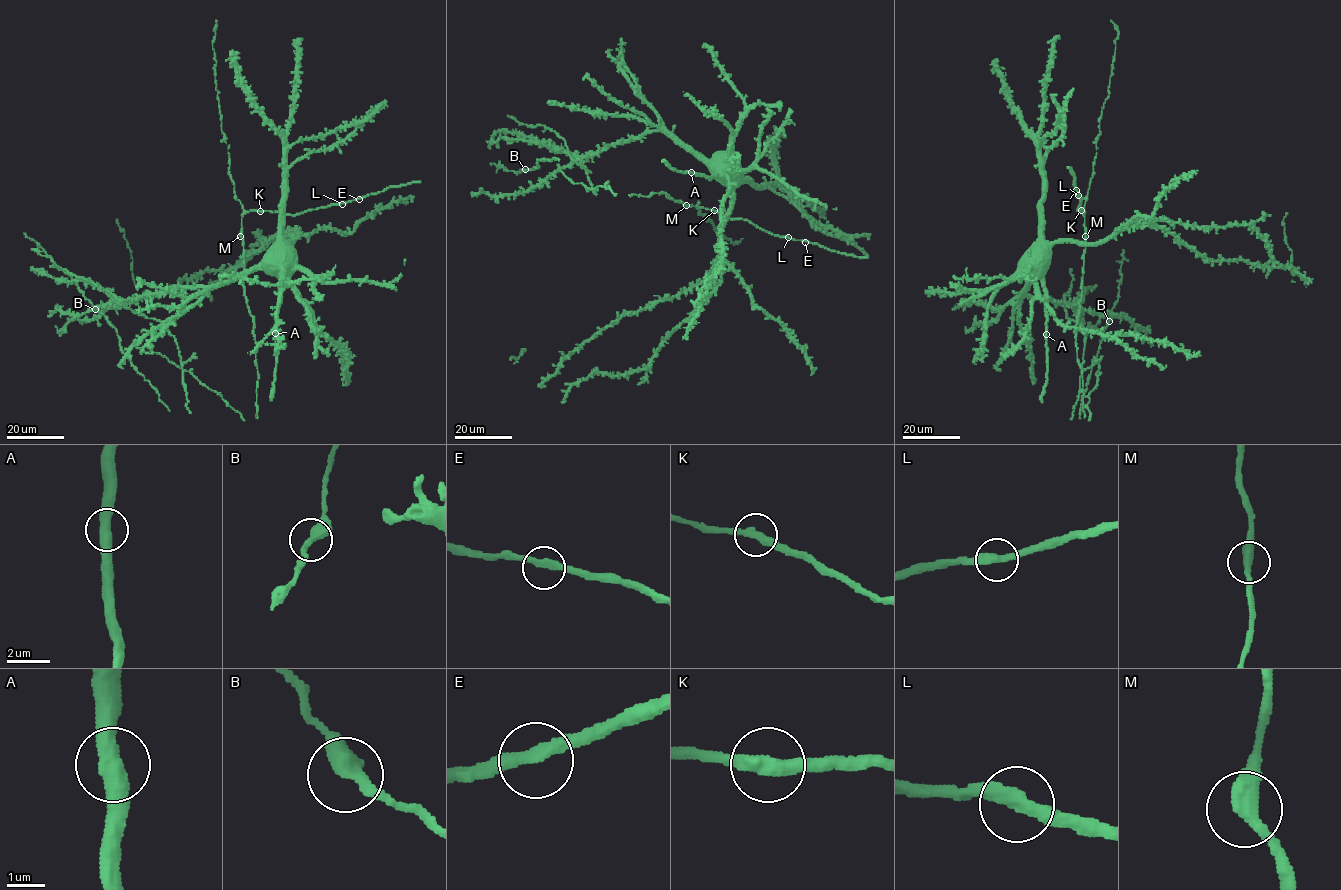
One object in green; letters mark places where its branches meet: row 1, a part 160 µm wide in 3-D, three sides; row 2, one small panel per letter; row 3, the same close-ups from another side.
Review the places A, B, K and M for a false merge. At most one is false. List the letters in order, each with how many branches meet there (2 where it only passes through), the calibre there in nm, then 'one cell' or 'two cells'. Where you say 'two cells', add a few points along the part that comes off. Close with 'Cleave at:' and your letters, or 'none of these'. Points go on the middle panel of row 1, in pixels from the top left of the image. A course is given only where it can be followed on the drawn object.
A: branches 2; calibre 480 nm; one cell
B: branches 2; calibre 400 nm; one cell
K: branches 2; calibre 360 nm; one cell
M: branches 2; calibre 400 nm; one cell
Cleave at: none of these

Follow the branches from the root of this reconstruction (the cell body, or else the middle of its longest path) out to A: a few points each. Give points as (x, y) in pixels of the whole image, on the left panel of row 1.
A: (268, 260), (266, 267), (279, 281), (275, 333)

